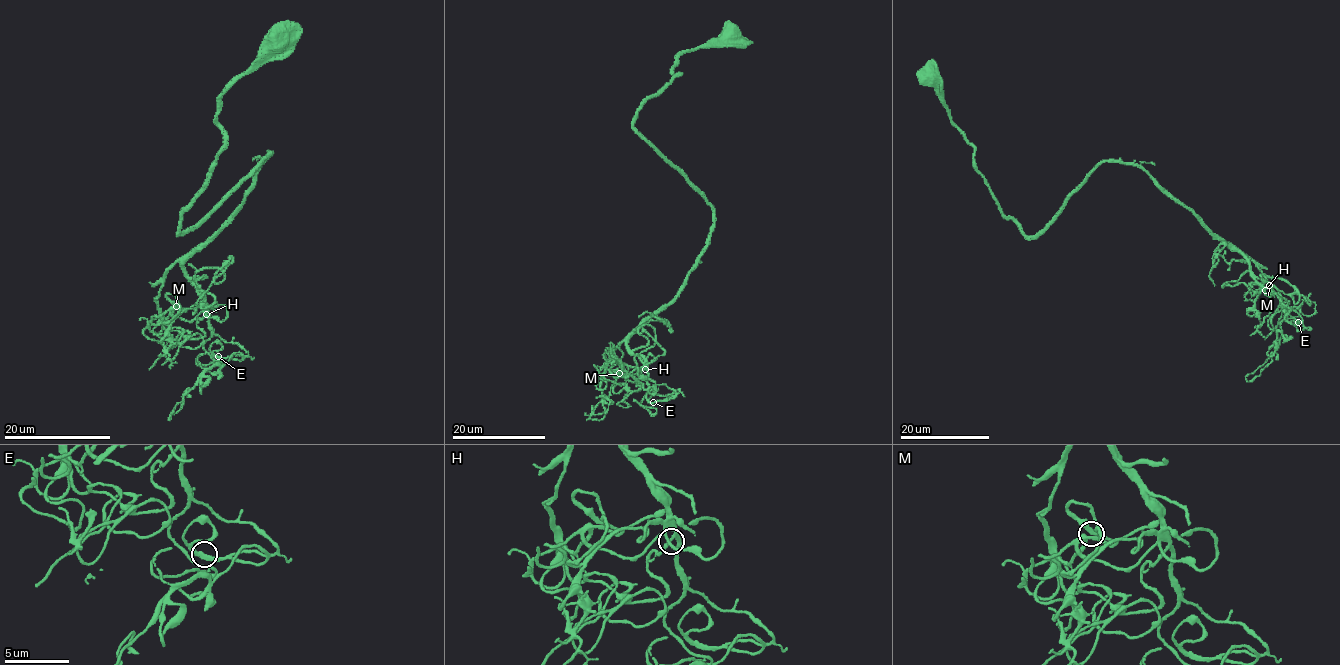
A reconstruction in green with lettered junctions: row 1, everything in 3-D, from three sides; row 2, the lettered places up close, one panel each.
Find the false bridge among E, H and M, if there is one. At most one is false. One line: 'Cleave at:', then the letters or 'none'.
Cleave at: none

